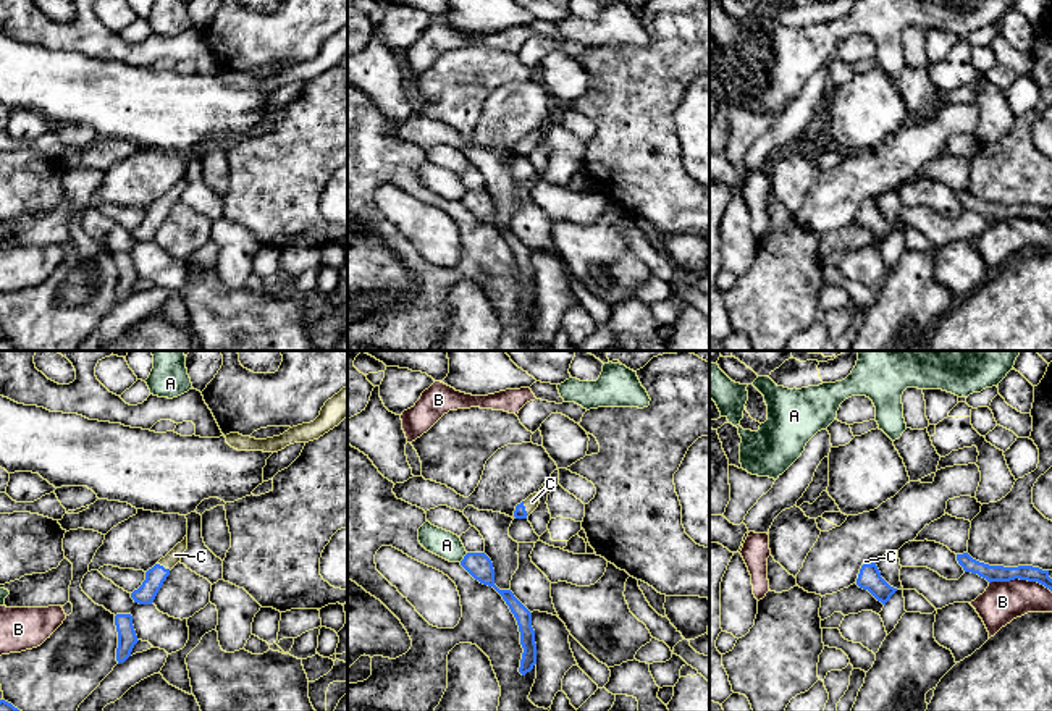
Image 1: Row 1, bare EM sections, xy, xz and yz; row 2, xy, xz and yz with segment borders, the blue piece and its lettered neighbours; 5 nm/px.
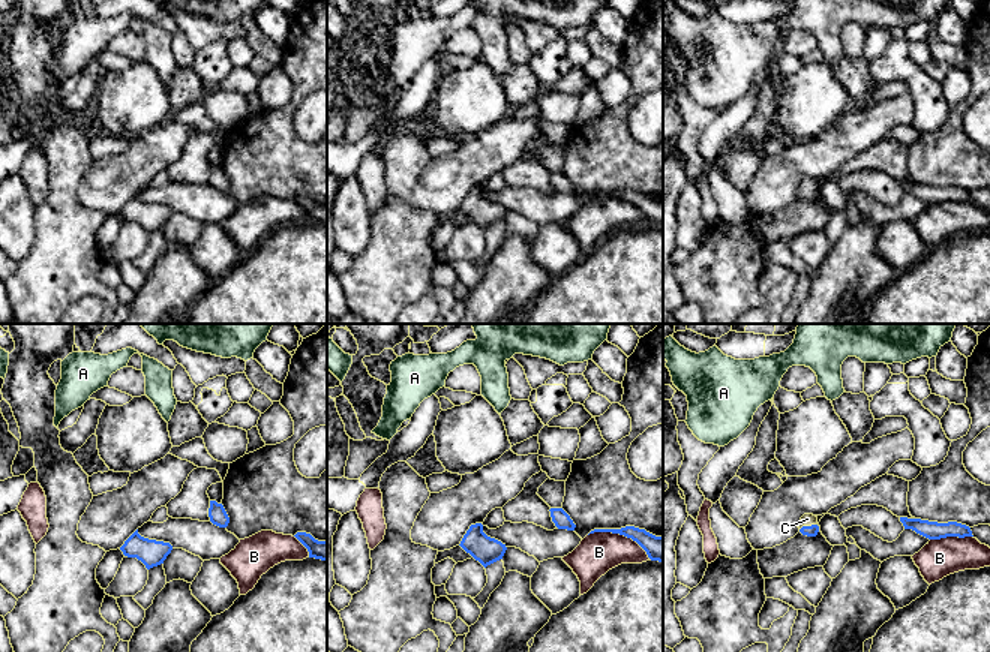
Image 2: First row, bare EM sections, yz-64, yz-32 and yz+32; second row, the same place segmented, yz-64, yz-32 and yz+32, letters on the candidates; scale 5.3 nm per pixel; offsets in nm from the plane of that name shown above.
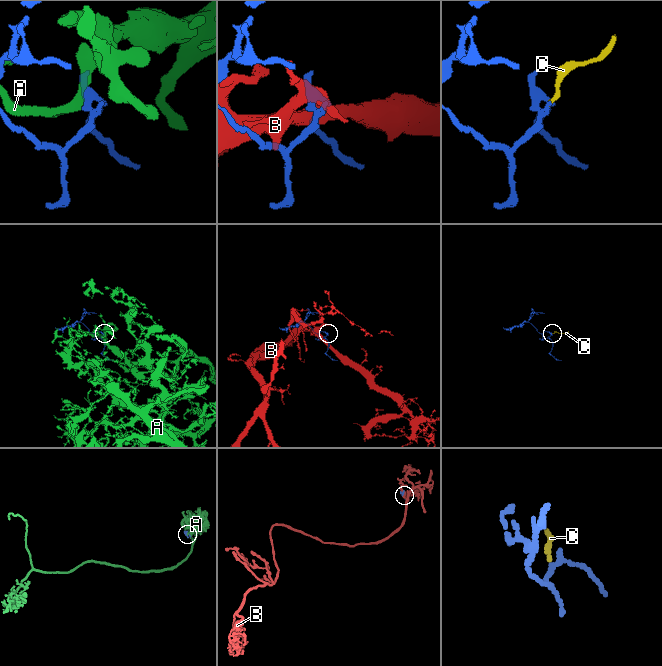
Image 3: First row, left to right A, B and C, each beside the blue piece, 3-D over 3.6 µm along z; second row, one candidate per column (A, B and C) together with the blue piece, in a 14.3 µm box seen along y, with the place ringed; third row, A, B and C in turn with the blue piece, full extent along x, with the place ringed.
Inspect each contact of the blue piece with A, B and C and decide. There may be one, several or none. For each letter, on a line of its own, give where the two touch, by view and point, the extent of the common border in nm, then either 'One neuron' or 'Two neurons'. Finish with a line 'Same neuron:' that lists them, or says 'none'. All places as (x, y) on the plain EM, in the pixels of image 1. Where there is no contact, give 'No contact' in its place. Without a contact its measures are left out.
A: Touches blue at xz (464, 196). Shared border 60 nm. Two neurons
B: Touches blue at yz (1020, 217). Shared border 320 nm. Two neurons
C: Touches blue at xz (524, 147). Shared border 80 nm. One neuron
Same neuron: C

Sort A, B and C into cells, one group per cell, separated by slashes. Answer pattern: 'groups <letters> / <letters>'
groups A / B / C

